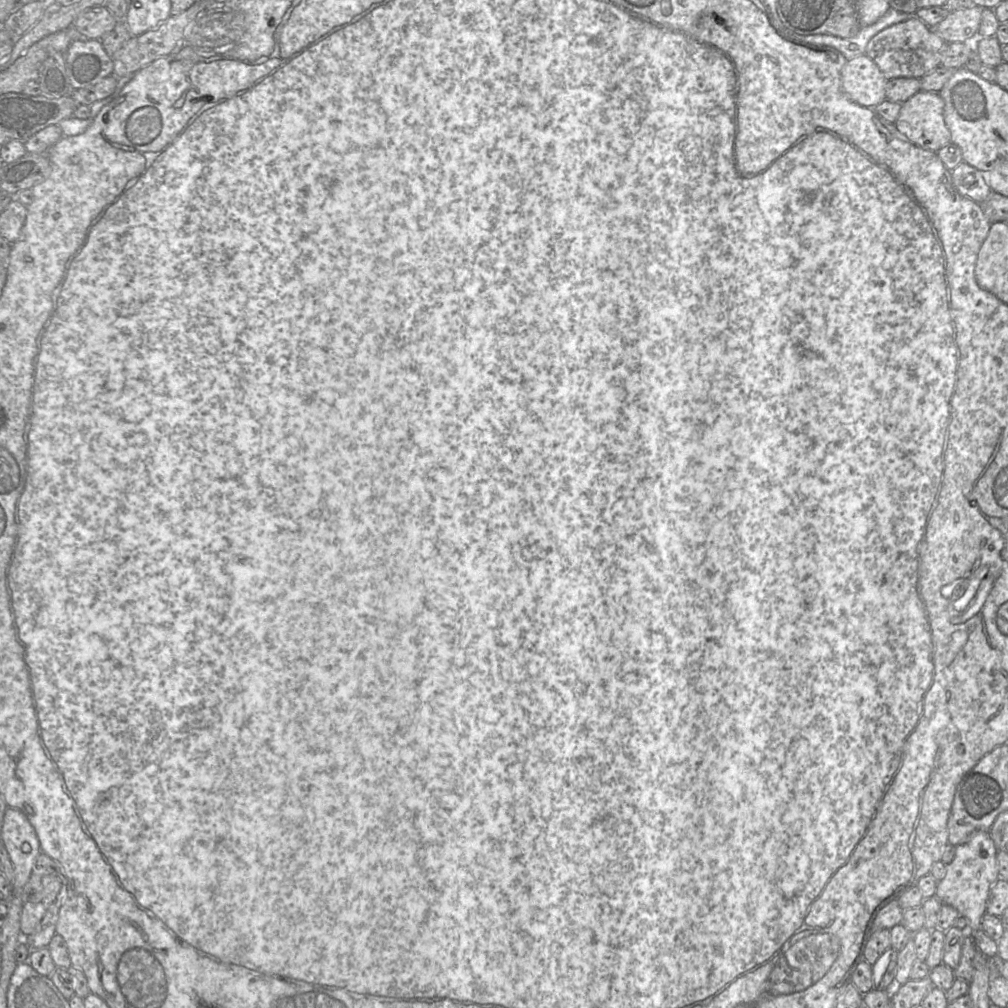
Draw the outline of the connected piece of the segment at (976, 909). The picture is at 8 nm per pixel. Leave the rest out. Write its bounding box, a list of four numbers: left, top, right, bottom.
[936,832,1000,931]

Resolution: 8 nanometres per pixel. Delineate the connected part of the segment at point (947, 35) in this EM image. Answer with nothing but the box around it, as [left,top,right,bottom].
[930,8,983,43]

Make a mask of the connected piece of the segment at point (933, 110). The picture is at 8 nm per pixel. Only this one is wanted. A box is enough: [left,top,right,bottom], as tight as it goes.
[895,90,951,152]

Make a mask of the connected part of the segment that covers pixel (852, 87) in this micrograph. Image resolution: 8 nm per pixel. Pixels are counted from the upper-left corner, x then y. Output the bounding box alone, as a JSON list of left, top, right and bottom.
[841,54,887,108]

